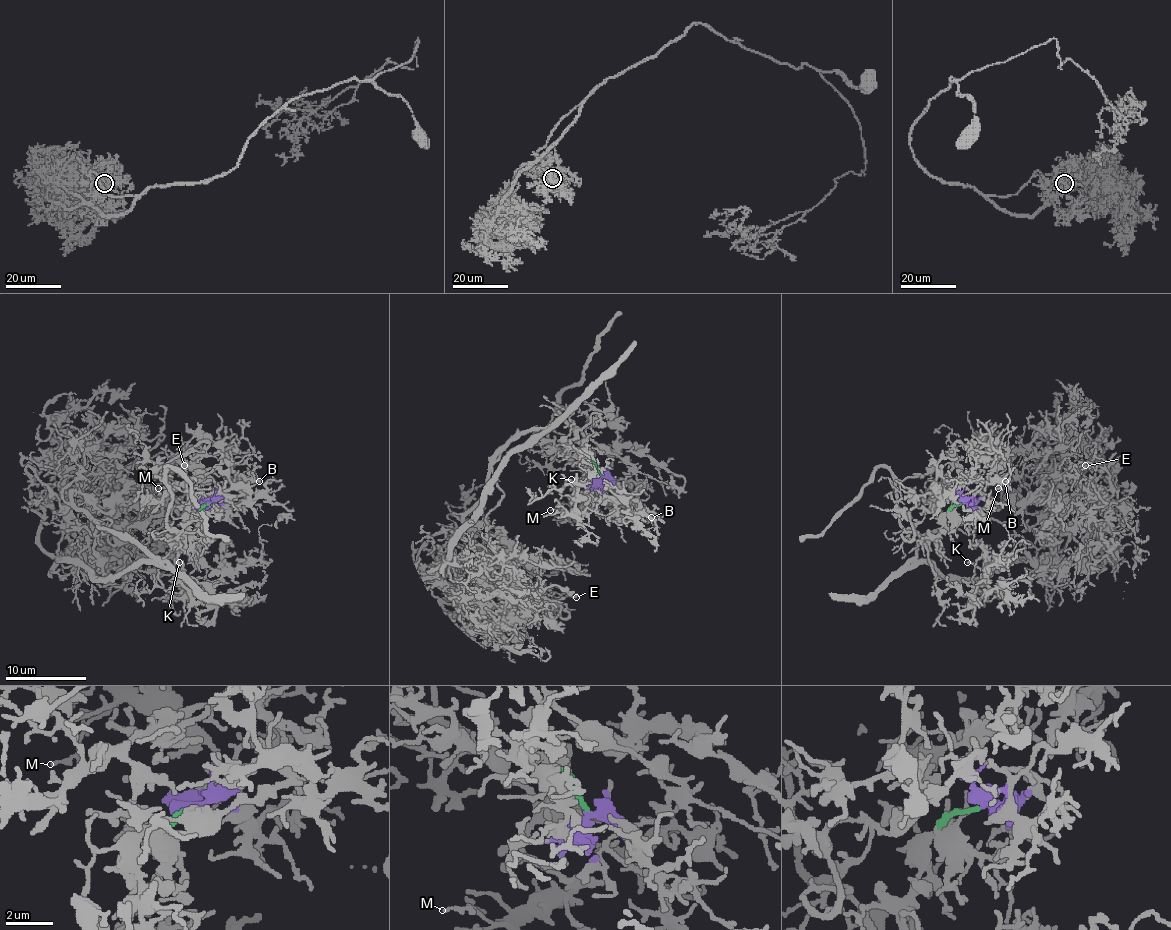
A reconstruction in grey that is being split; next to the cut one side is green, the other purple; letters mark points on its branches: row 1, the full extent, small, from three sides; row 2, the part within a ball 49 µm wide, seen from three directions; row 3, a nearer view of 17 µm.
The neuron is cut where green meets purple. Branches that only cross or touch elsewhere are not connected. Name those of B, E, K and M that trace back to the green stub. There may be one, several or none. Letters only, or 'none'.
E, K, M

